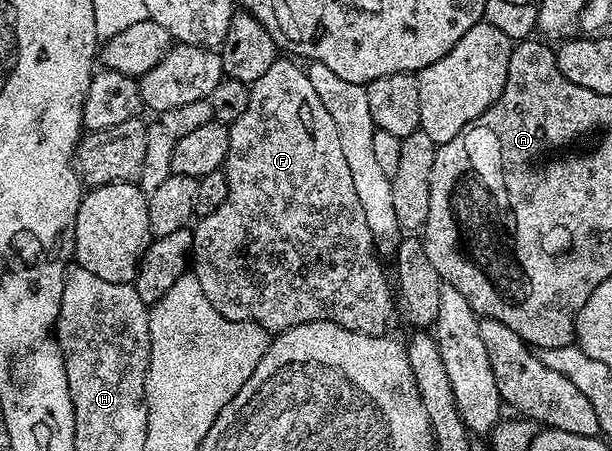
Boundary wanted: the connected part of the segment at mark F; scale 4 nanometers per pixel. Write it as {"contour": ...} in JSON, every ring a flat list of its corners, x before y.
{"contour":[[276,60,261,76,261,80,250,83,249,102,245,112,239,119,230,123,227,135,229,148,227,158,223,161,222,169,227,176,227,195,221,208,217,208,209,216,199,218,193,226,193,248,191,262,193,272,201,284,201,292,209,296,209,304,234,322,255,322,262,330,282,332,291,326,300,326,306,322,332,322,338,326,349,328,362,334,384,333,383,325,387,317,393,314,393,286,383,275,383,266,377,259,371,258,371,229,365,224,365,212,361,212,361,200,357,200,357,188,353,188,353,172,349,172,349,164,345,160,345,151,341,148,341,136,337,136,337,124,333,124,333,116,321,104,313,84,309,84,306,69,298,61]]}

